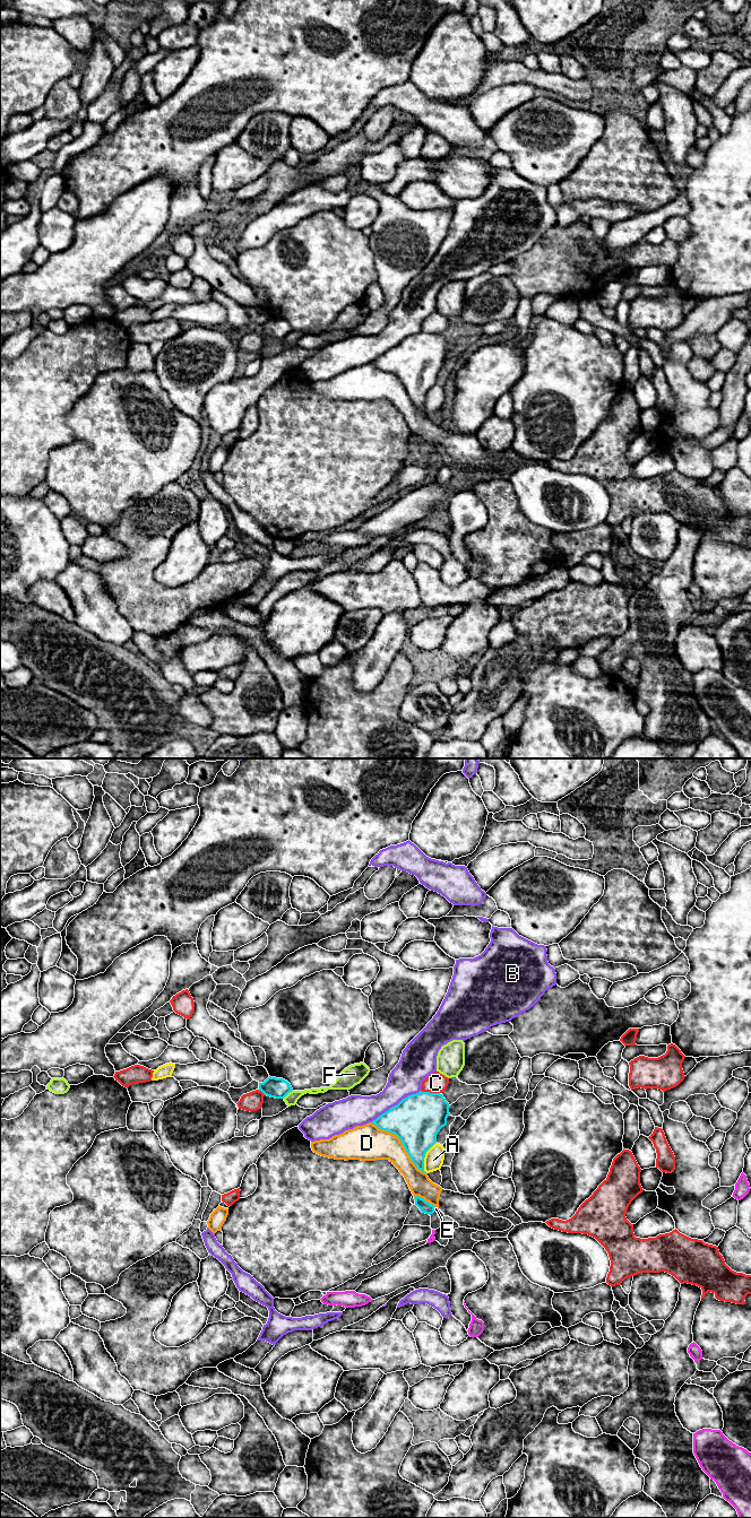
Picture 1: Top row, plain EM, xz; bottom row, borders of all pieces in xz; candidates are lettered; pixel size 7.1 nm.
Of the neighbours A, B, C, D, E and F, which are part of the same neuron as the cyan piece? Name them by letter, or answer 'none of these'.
E

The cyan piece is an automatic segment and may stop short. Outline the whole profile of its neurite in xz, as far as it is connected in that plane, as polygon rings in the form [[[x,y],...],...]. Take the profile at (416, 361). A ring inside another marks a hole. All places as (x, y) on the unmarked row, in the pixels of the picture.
[[[420,331],[372,362],[379,370],[395,374],[412,402],[424,411],[426,392],[437,383],[437,375],[447,365],[449,344],[440,333]]]

